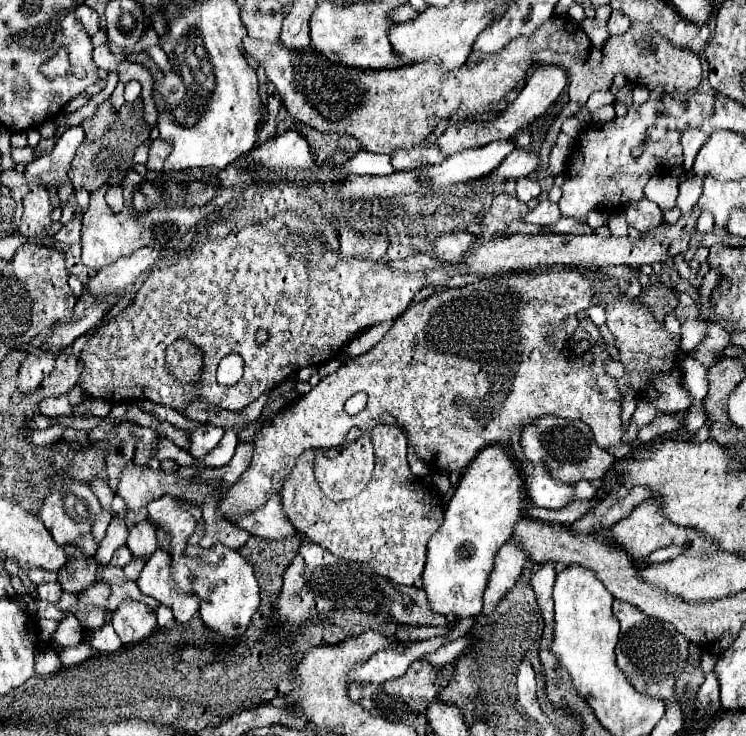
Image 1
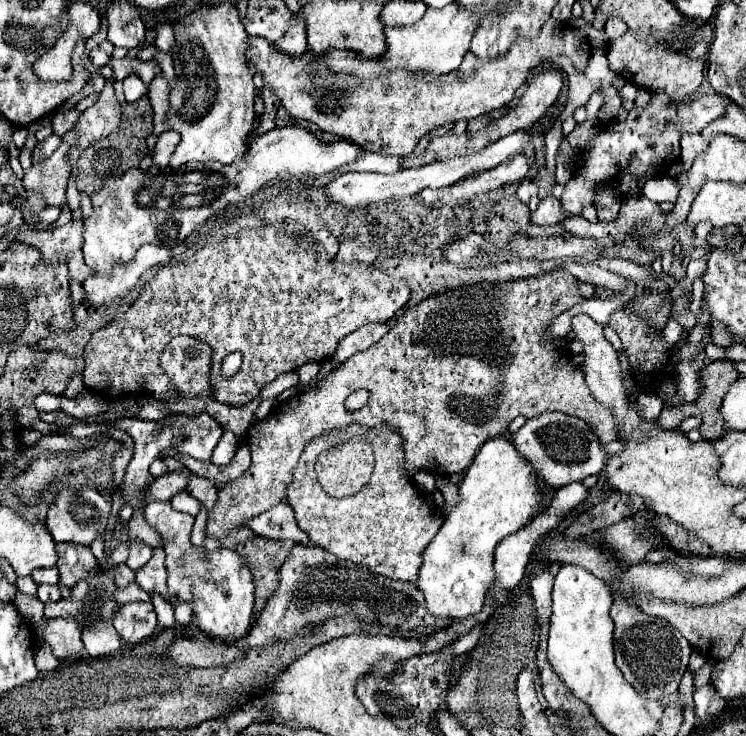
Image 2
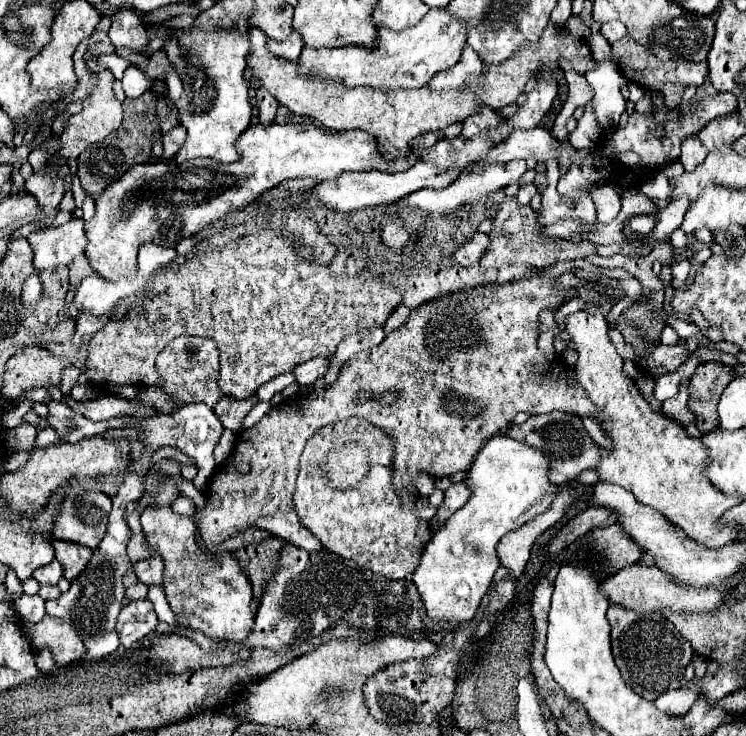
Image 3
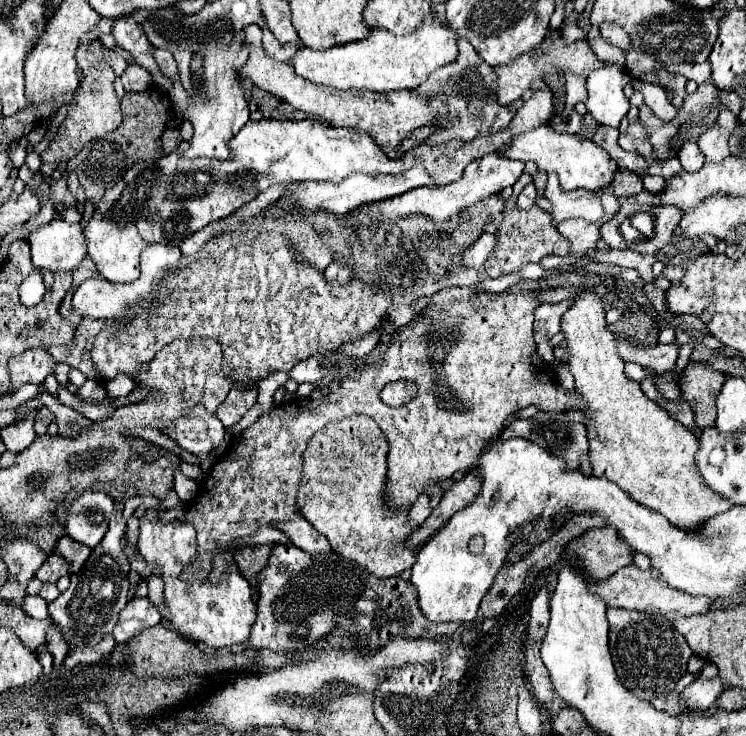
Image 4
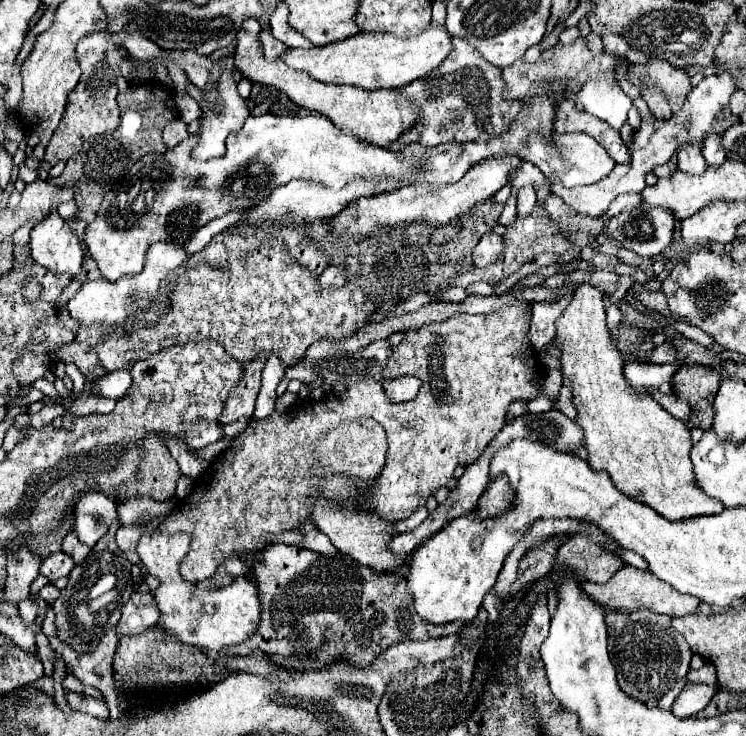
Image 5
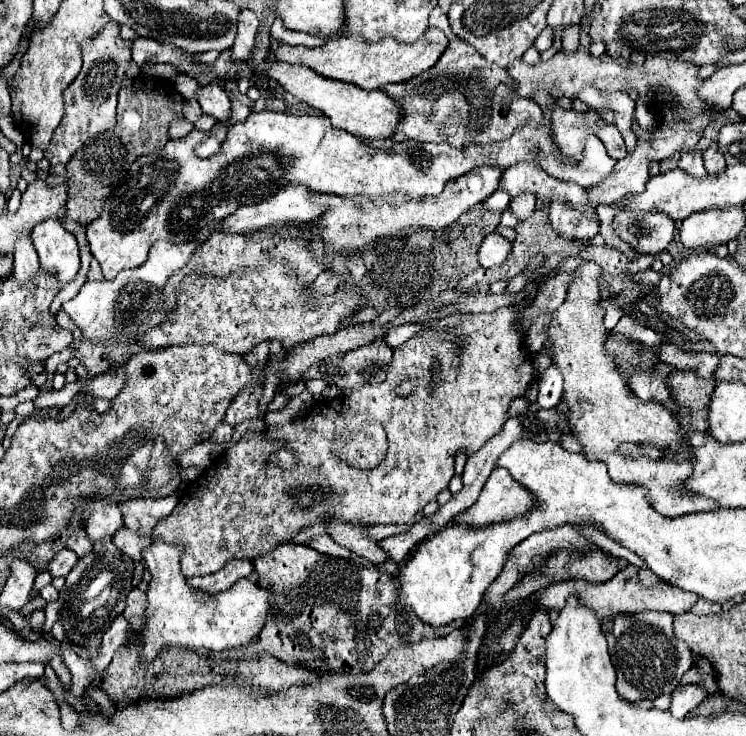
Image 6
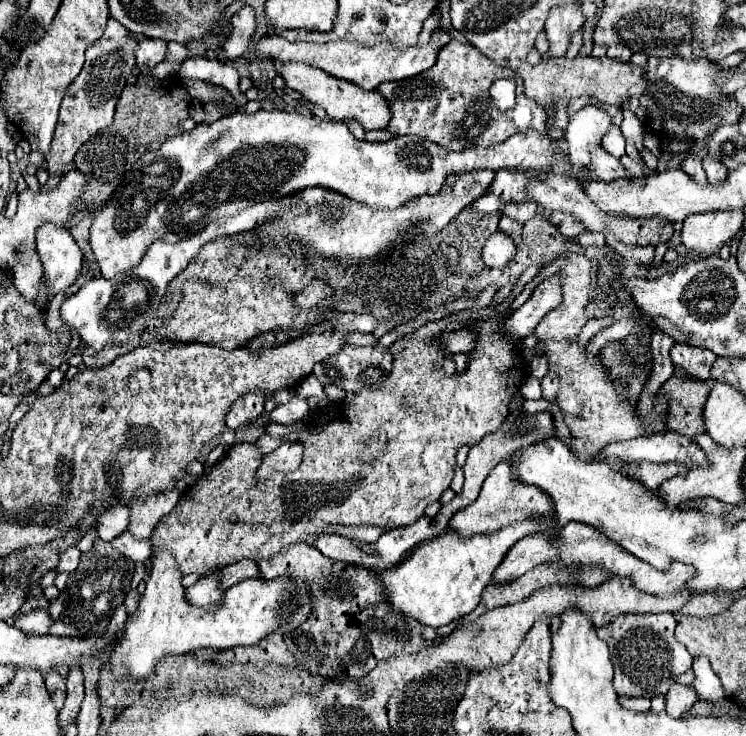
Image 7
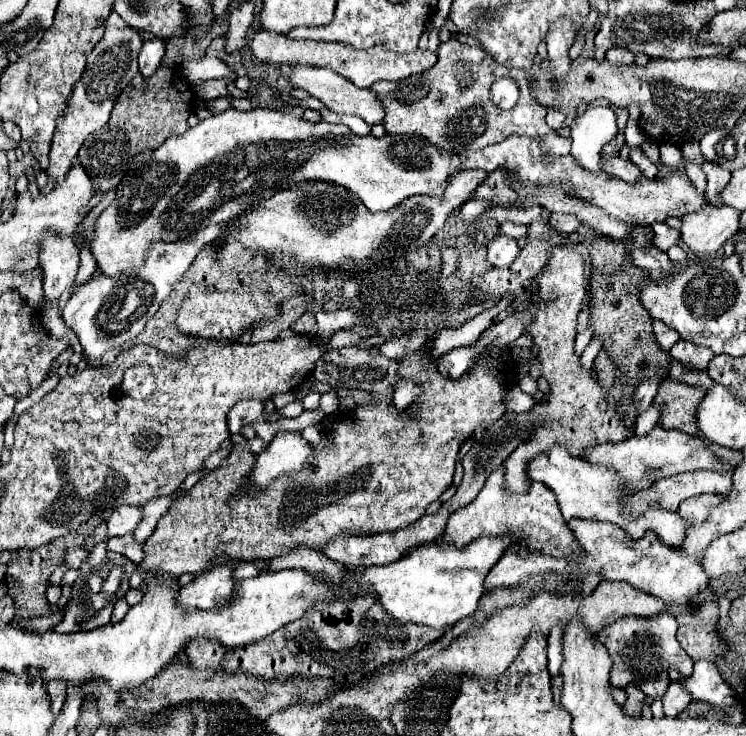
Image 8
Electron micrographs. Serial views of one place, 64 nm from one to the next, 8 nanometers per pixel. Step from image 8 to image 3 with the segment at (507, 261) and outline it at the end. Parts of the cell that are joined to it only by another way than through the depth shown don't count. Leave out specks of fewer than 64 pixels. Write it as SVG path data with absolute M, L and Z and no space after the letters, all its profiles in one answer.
M476 234L474 238L470 238L466 244L462 244L454 252L454 260L462 266L474 266L482 260L488 246L490 246L490 236L488 234Z

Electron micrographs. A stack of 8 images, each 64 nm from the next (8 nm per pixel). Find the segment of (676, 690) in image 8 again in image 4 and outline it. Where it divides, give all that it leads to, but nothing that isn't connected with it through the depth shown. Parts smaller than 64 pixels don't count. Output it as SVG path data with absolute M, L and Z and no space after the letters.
M720 678L714 680L694 680L680 696L682 696L682 704L684 704L684 712L698 712L698 710L706 710L724 690L724 682Z

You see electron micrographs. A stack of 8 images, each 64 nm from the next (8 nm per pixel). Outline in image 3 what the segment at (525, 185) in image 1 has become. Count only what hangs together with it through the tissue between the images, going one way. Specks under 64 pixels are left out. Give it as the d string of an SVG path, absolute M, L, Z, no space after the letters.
M526 184L526 186L522 186L522 188L518 190L518 196L516 196L518 204L528 206L528 204L530 204L530 200L532 200L532 196L534 196L536 192L538 192L538 190L536 190L536 186L534 186L534 184Z

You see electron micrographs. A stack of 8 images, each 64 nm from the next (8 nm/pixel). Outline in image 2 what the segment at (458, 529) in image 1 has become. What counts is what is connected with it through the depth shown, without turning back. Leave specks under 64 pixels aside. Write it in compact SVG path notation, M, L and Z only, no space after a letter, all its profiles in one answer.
M500 436L494 440L488 440L480 452L476 454L472 466L466 470L466 476L460 484L460 498L462 502L448 514L444 524L440 526L434 540L426 546L422 552L422 566L418 570L418 582L416 586L424 594L426 608L432 616L438 618L452 618L452 620L464 620L480 612L484 604L484 594L490 588L494 580L494 548L496 544L508 536L526 526L546 504L542 500L542 478L534 464L522 456L512 440Z

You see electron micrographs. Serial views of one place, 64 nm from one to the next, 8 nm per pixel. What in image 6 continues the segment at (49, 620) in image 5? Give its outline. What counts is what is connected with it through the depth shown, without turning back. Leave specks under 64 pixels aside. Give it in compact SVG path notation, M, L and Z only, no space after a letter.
M58 600L49 602L44 610L45 612L45 622L43 625L43 631L50 631L52 626L58 620L62 605Z

